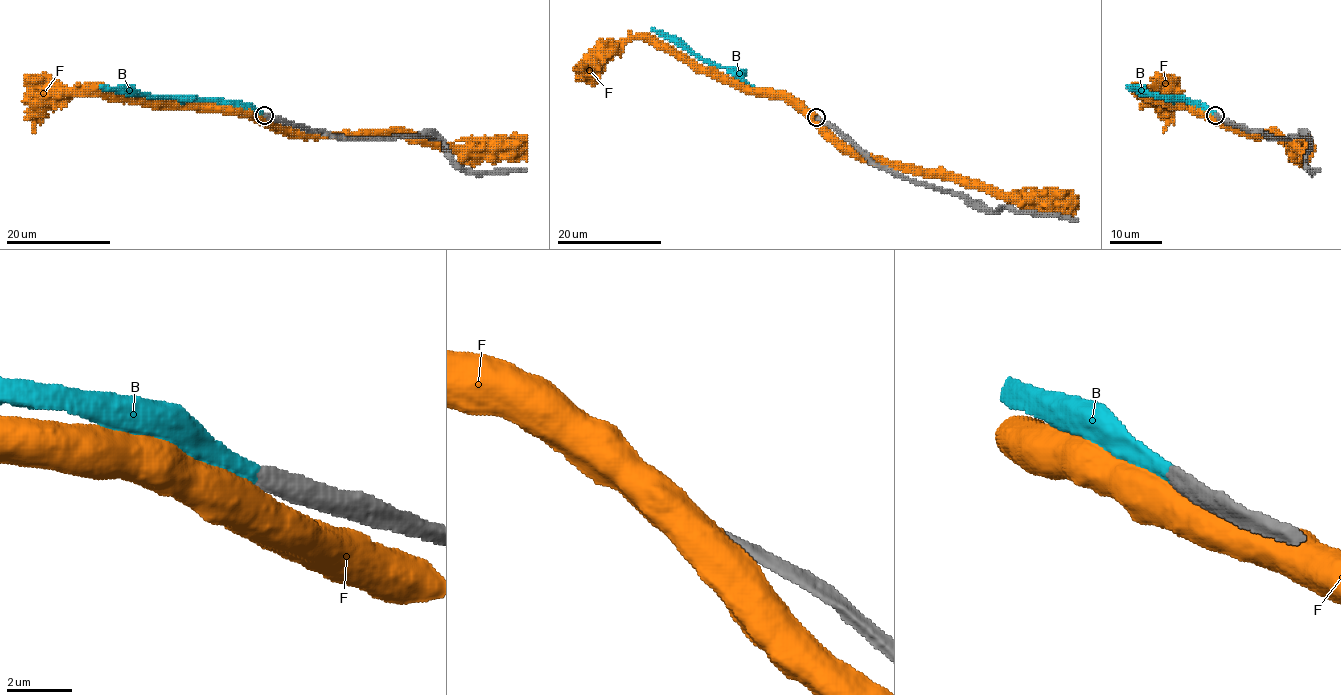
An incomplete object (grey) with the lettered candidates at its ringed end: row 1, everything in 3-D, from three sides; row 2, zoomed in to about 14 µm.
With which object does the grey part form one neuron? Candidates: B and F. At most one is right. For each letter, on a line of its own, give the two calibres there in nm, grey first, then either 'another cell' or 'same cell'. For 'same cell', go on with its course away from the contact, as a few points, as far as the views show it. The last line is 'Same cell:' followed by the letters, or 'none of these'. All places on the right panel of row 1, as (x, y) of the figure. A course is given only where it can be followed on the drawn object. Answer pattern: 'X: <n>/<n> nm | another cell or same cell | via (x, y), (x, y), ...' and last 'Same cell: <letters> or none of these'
B: 440/400 nm | same cell | via (1216, 114), (1192, 101), (1144, 95), (1126, 87)
F: 550/750 nm | another cell
Same cell: B

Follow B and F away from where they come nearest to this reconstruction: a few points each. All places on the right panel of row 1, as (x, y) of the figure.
B: (1216, 114), (1192, 101), (1144, 95), (1126, 87)
F: (1217, 117), (1239, 130), (1271, 131), (1294, 150), (1305, 147), (1309, 137), (1305, 133)

